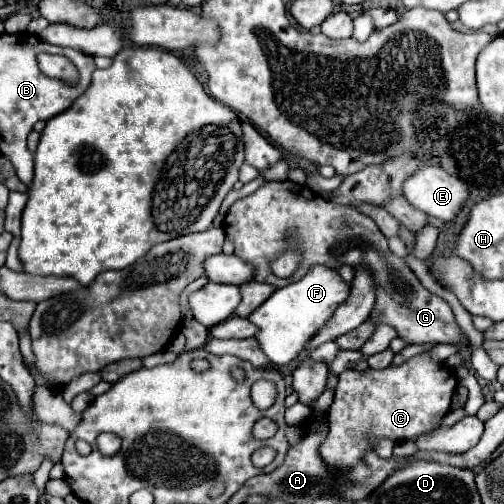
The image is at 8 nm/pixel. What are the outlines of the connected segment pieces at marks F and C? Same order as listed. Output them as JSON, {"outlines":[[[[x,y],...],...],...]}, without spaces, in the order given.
{"outlines":[[[[313,265],[299,281],[275,289],[275,293],[249,315],[249,319],[253,319],[253,323],[259,327],[255,337],[267,359],[277,367],[295,361],[315,333],[333,317],[335,309],[345,303],[349,293],[351,283],[345,283],[331,267],[321,265]]],[[[419,353],[405,361],[403,365],[393,365],[387,369],[367,369],[367,371],[343,371],[339,375],[339,385],[335,391],[333,405],[329,407],[329,435],[325,443],[321,443],[321,457],[323,463],[329,463],[329,467],[337,467],[337,471],[345,467],[355,467],[365,451],[371,451],[371,439],[391,439],[391,441],[403,441],[403,439],[415,439],[423,433],[429,433],[437,429],[445,417],[445,413],[451,407],[453,393],[457,389],[457,377],[455,373],[443,363],[431,359],[429,353]]]]}

